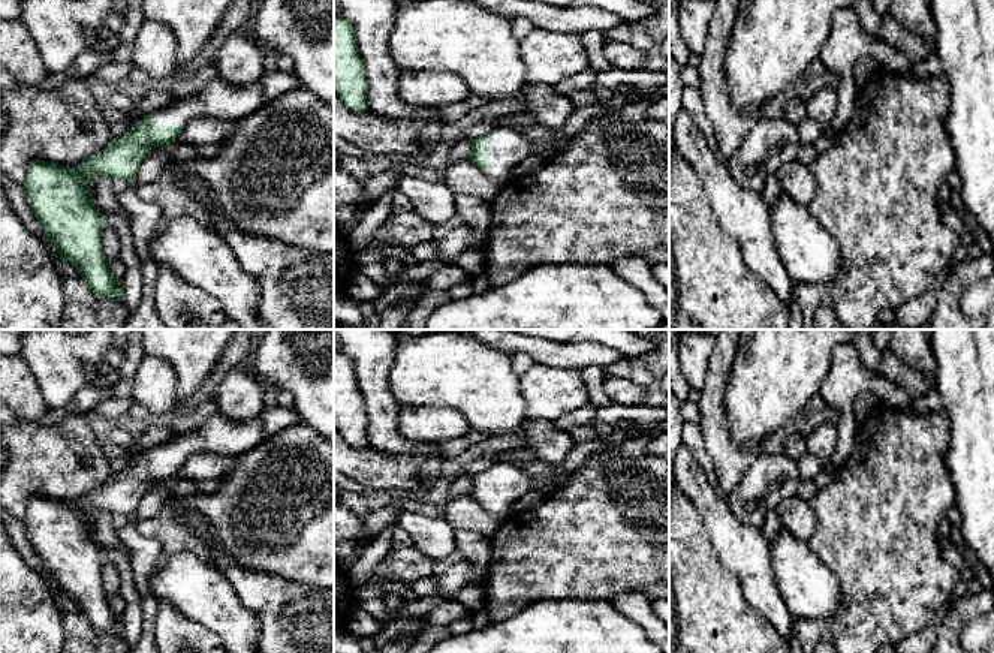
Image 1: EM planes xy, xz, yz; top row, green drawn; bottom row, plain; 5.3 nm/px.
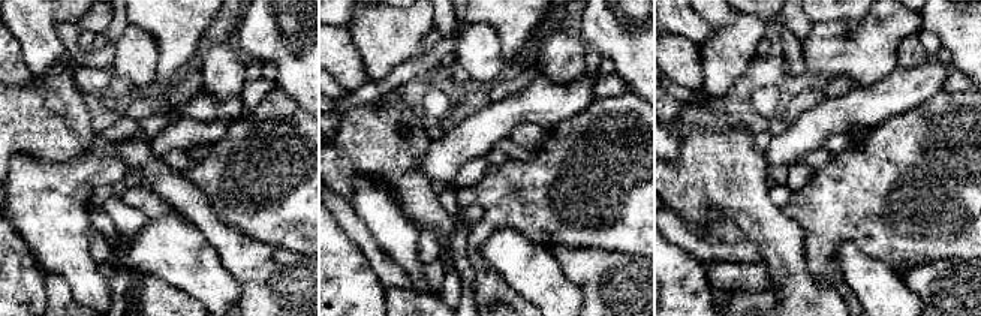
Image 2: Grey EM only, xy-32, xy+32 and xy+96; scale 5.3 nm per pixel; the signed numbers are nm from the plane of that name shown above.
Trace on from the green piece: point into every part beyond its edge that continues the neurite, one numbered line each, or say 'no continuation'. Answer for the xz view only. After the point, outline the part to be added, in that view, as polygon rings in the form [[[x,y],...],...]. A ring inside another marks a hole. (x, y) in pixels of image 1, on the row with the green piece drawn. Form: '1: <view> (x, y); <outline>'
1: xz (508, 147); [[[496,127],[490,132],[490,180],[498,187],[504,186],[513,168],[531,156],[537,156],[542,162],[549,163],[555,160],[573,141],[557,139],[542,153],[536,153],[531,142],[516,129]]]

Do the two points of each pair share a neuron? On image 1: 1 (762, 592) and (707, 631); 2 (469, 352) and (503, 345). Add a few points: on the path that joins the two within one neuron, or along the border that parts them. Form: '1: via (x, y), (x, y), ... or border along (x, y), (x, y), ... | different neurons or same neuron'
1: border along (731, 571), (740, 583), (744, 598), (773, 626) | different neurons
2: border along (485, 345), (511, 357) | different neurons

